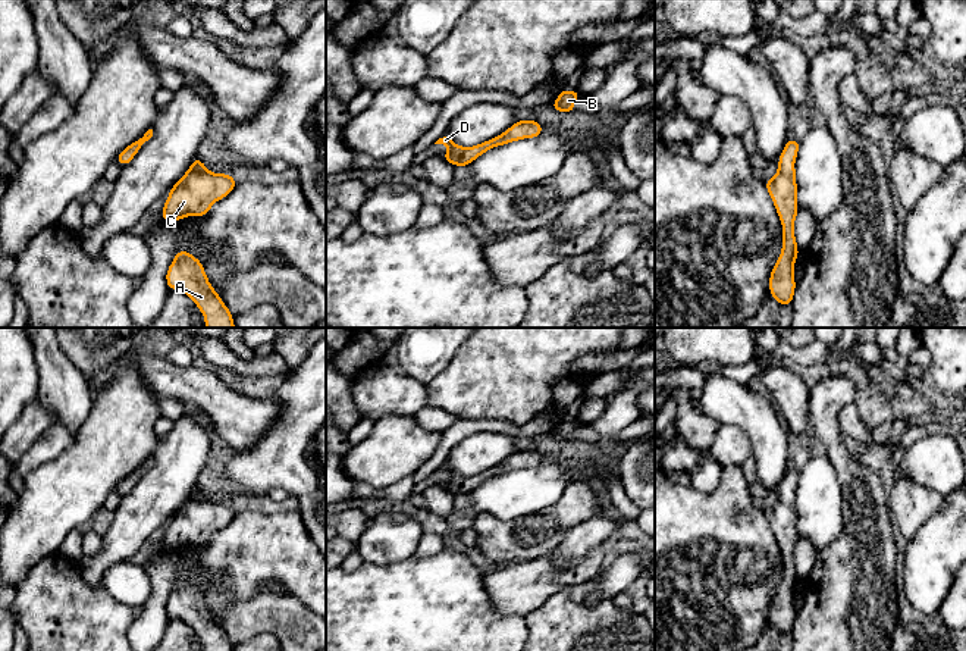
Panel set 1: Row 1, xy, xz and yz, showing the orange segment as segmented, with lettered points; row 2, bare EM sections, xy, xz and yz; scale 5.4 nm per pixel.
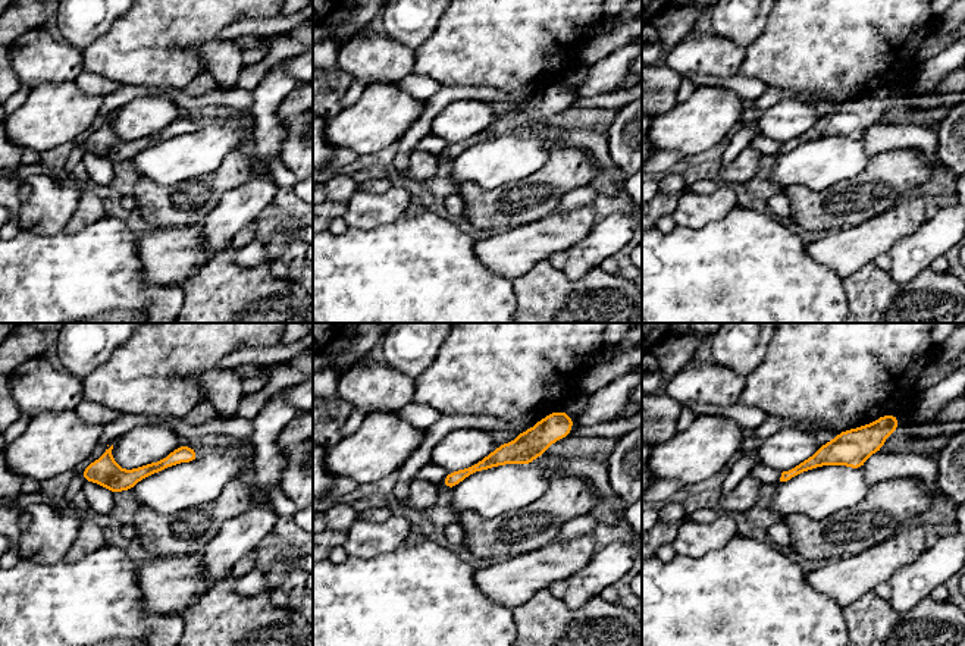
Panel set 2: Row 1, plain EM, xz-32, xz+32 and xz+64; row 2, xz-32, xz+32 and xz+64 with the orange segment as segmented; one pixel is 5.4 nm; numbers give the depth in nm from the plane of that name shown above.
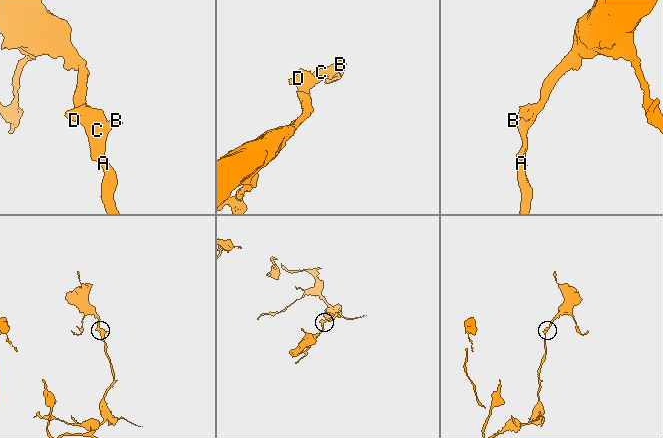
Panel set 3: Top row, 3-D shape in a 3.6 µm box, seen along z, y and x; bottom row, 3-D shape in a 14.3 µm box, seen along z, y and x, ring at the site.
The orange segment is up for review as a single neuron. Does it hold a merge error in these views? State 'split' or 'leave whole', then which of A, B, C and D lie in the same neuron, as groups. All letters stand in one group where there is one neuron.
leave whole; A B C D

